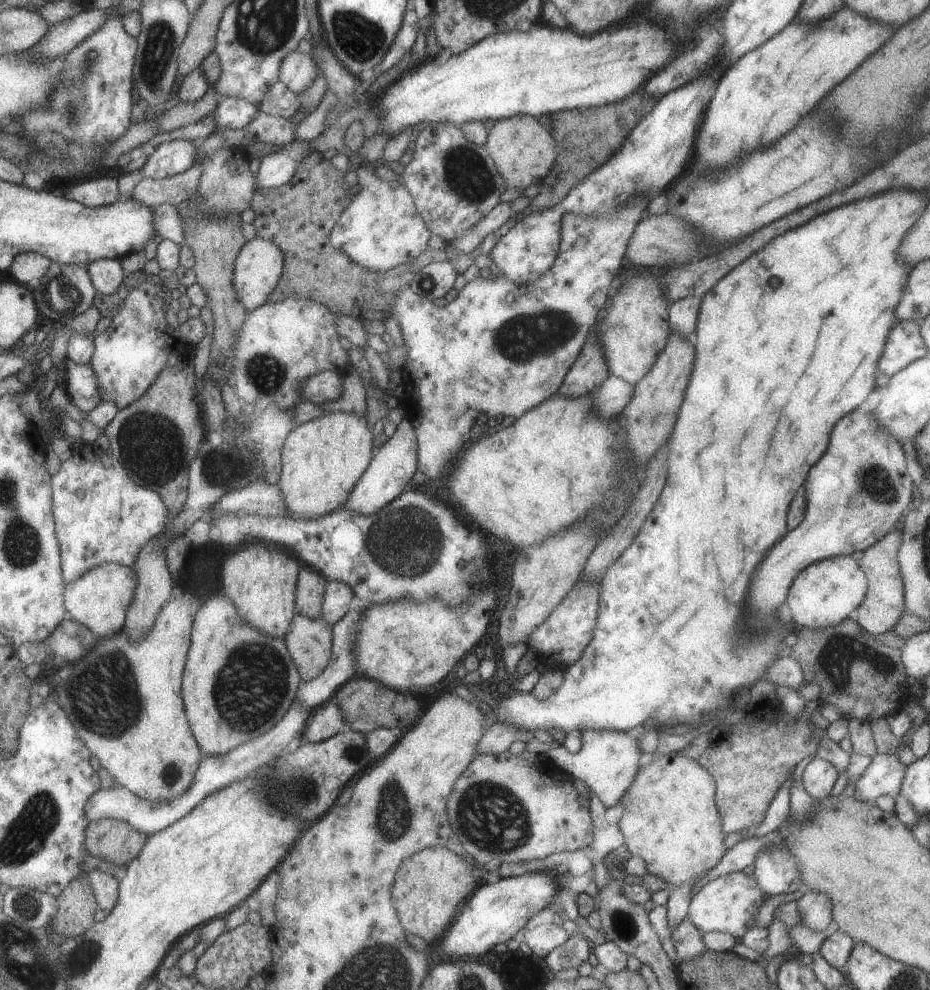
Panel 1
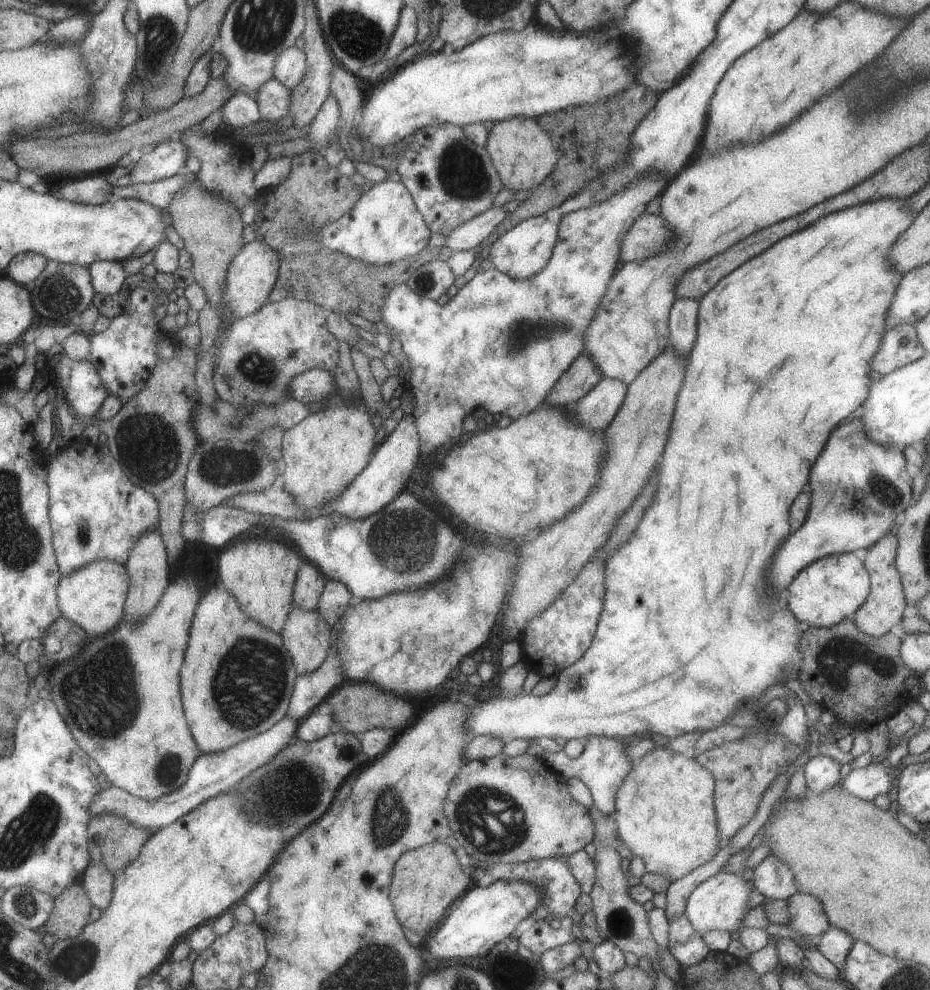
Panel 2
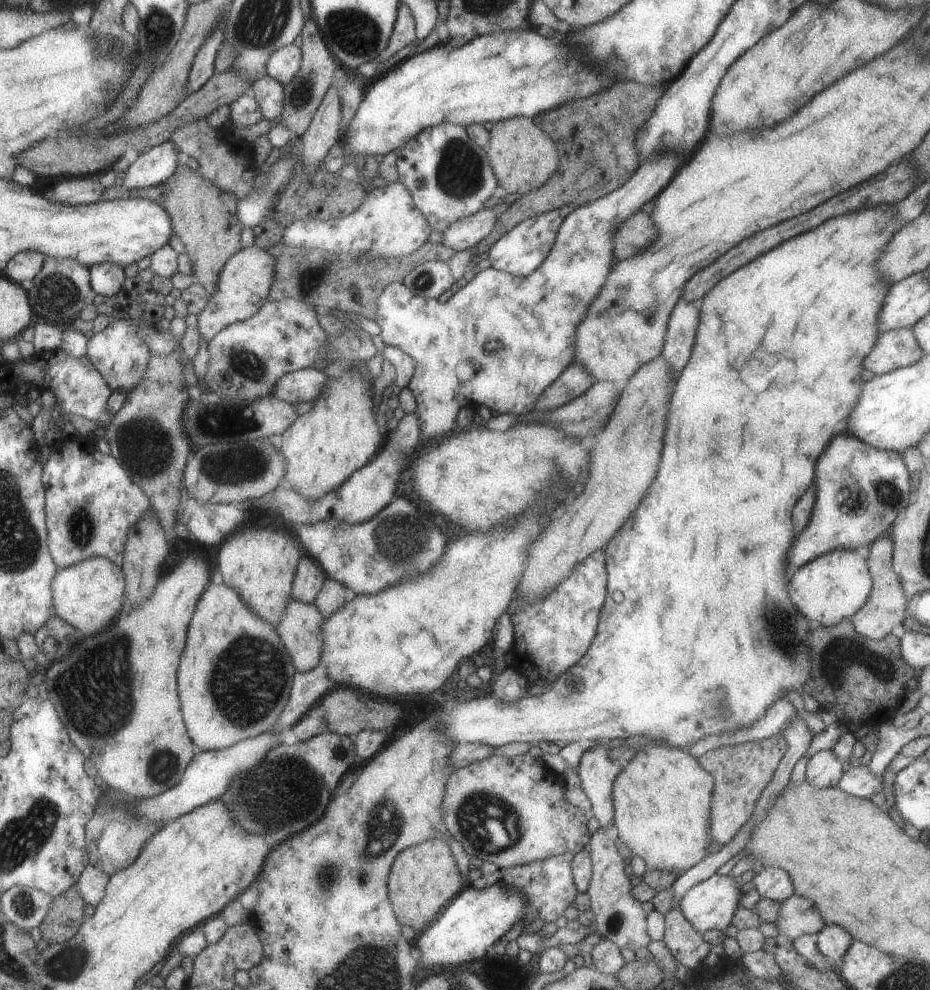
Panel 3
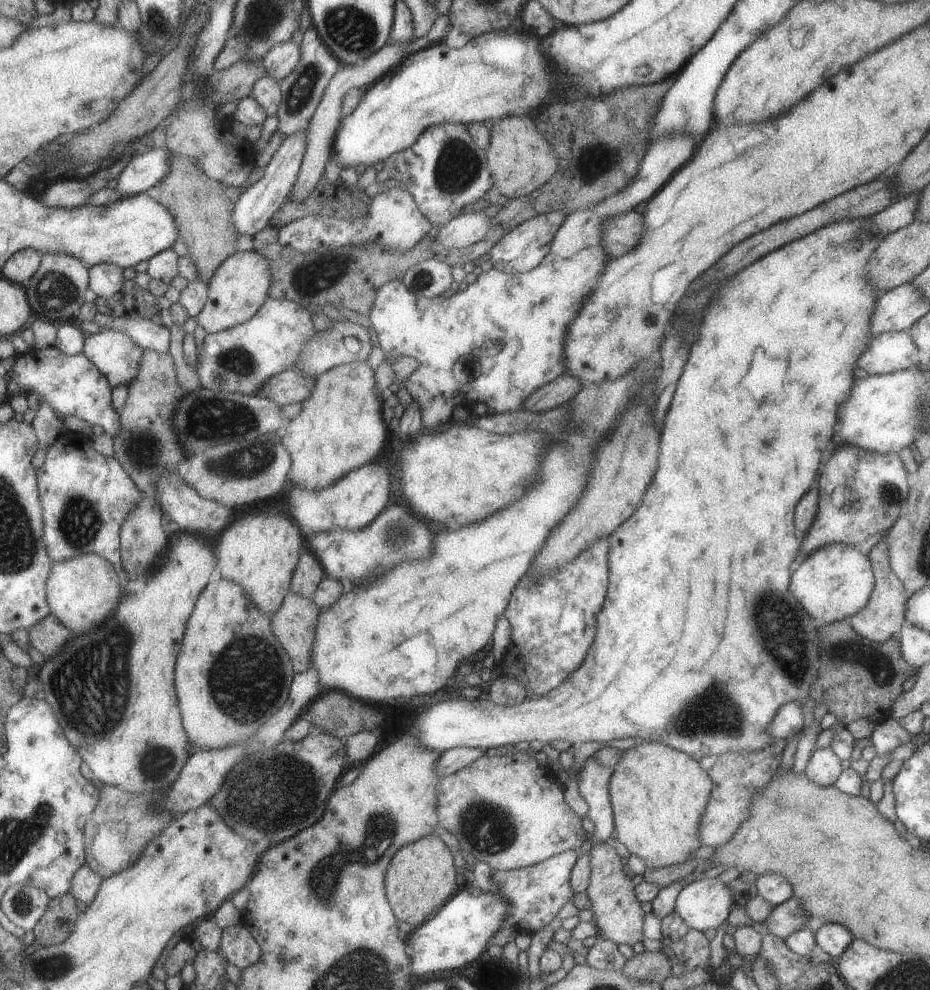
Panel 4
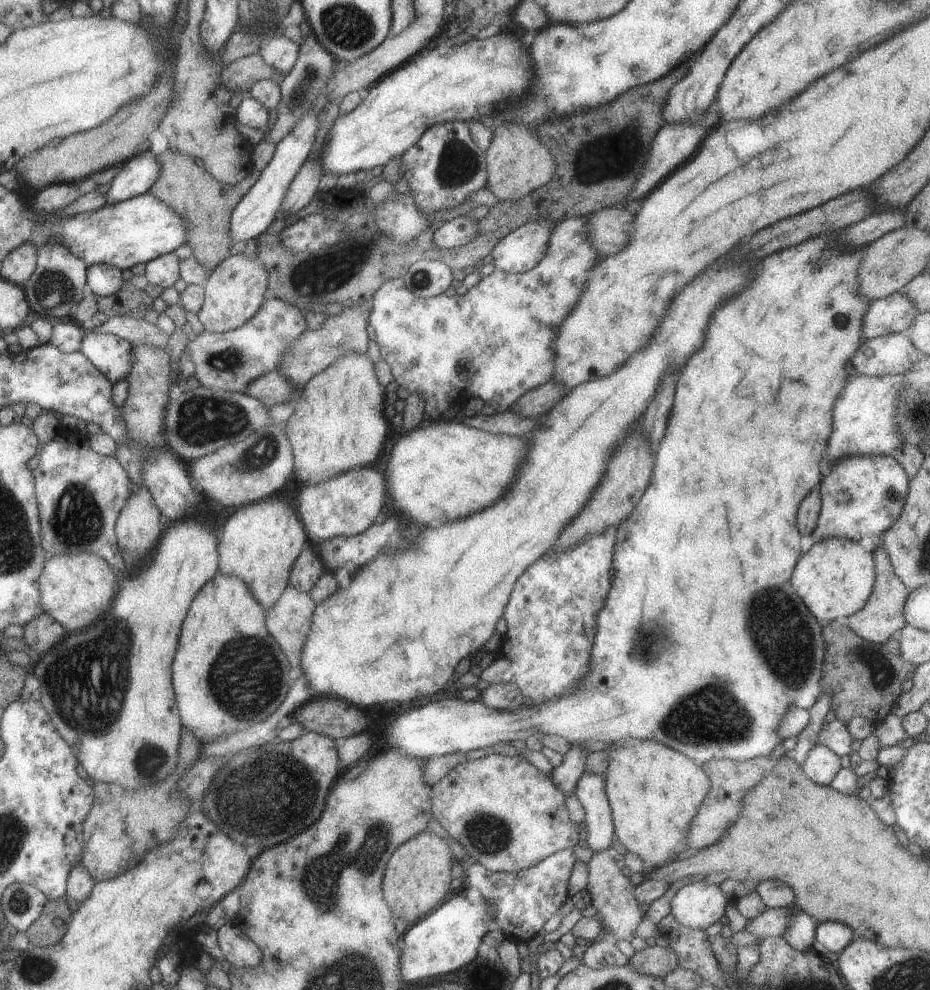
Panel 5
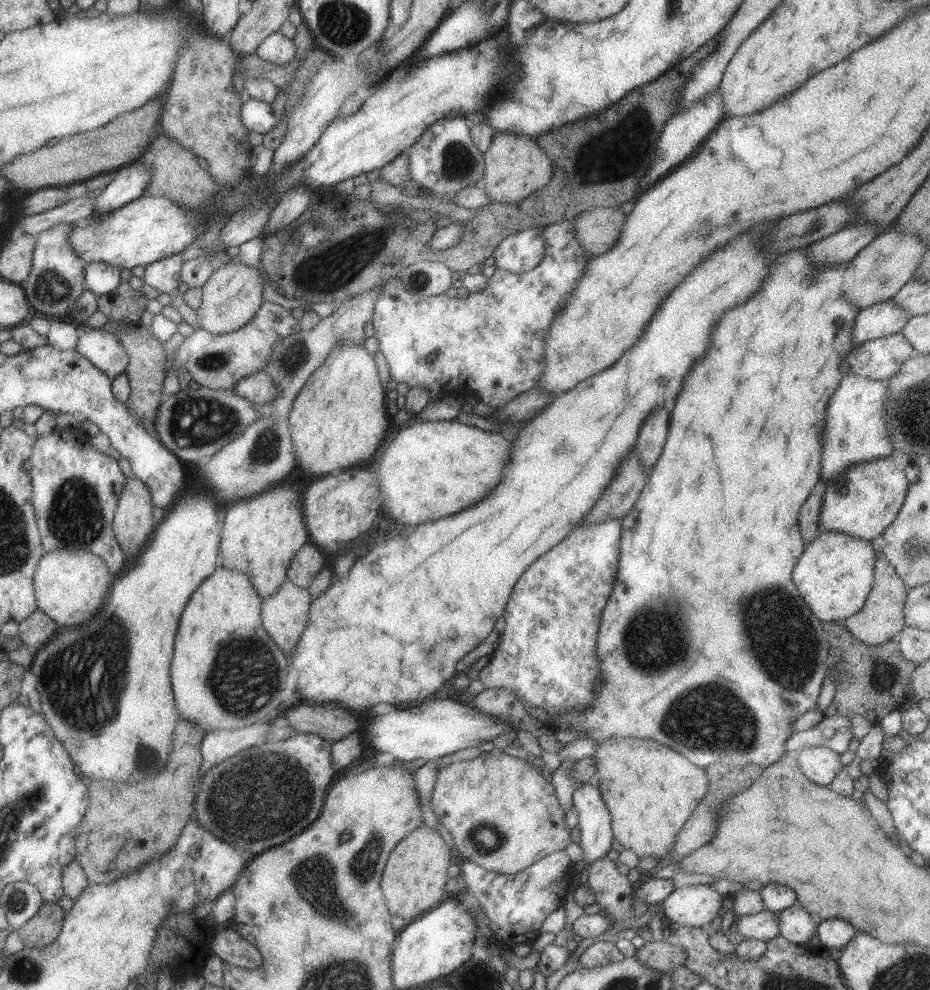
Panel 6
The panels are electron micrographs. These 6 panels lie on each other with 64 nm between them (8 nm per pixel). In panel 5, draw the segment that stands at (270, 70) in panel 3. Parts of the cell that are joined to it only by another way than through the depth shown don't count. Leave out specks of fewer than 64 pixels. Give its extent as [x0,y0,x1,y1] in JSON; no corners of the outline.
[259,36,299,75]

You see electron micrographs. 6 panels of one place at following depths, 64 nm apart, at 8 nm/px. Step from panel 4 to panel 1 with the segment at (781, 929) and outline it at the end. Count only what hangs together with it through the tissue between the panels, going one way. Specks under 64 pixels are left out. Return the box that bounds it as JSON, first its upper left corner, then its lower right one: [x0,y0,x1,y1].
[796,891,832,932]

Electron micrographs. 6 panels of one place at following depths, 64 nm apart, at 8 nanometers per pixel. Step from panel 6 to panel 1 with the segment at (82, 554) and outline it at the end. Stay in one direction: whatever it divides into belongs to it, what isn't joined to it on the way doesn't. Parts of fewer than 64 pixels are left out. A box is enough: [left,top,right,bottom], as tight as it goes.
[63,562,136,638]

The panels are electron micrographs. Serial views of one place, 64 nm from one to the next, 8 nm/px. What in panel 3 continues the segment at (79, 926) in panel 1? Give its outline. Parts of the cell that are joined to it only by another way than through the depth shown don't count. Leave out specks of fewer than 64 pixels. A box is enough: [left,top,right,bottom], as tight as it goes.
[40,885,86,943]

